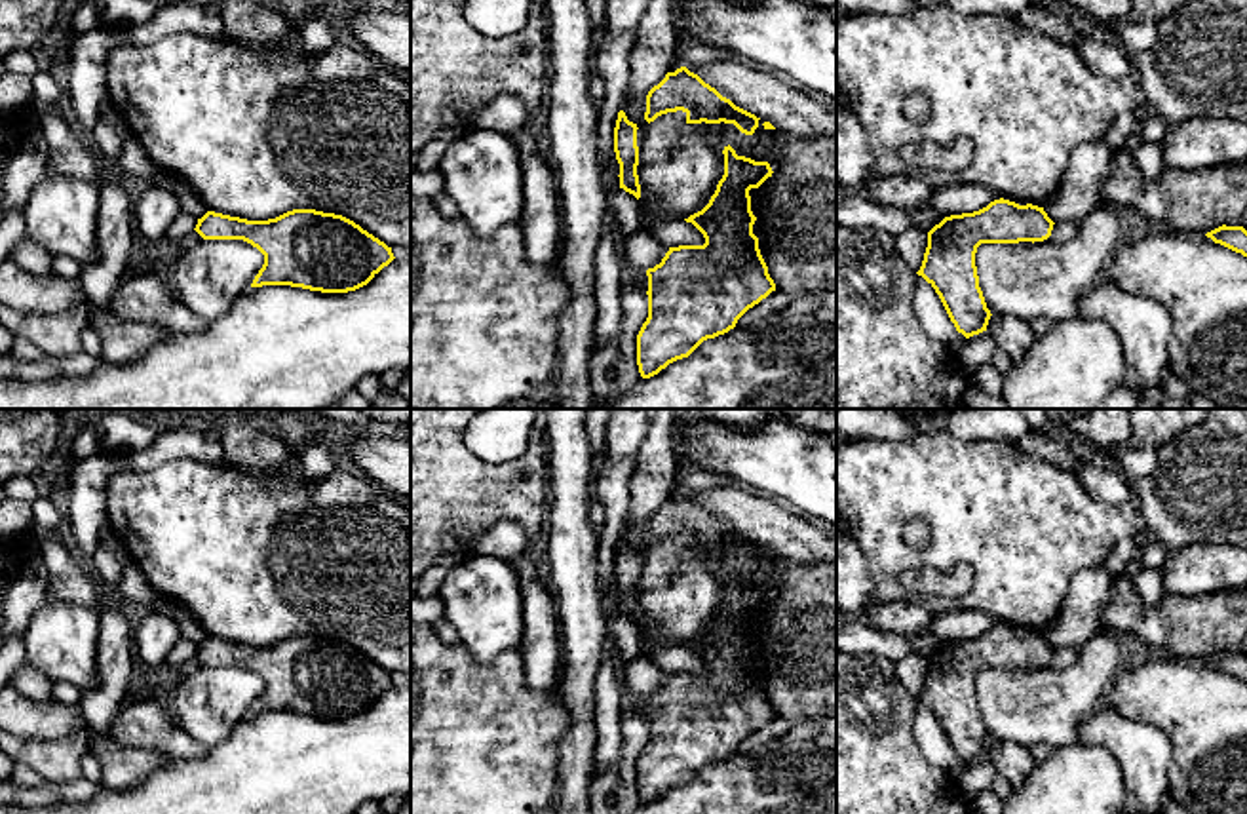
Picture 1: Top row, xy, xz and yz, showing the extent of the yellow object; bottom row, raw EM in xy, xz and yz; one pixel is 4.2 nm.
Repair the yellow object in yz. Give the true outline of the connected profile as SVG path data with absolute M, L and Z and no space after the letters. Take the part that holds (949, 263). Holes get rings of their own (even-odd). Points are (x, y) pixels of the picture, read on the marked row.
M994 200L987 207L945 217L928 232L928 247L920 270L939 295L956 331L966 339L987 331L987 308L975 266L981 243L1044 242L1053 221L1044 207Z

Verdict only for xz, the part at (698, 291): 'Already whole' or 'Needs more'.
Already whole

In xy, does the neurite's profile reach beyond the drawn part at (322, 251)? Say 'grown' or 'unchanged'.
unchanged

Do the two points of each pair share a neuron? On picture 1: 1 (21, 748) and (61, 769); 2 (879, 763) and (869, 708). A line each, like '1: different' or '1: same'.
1: same
2: same

